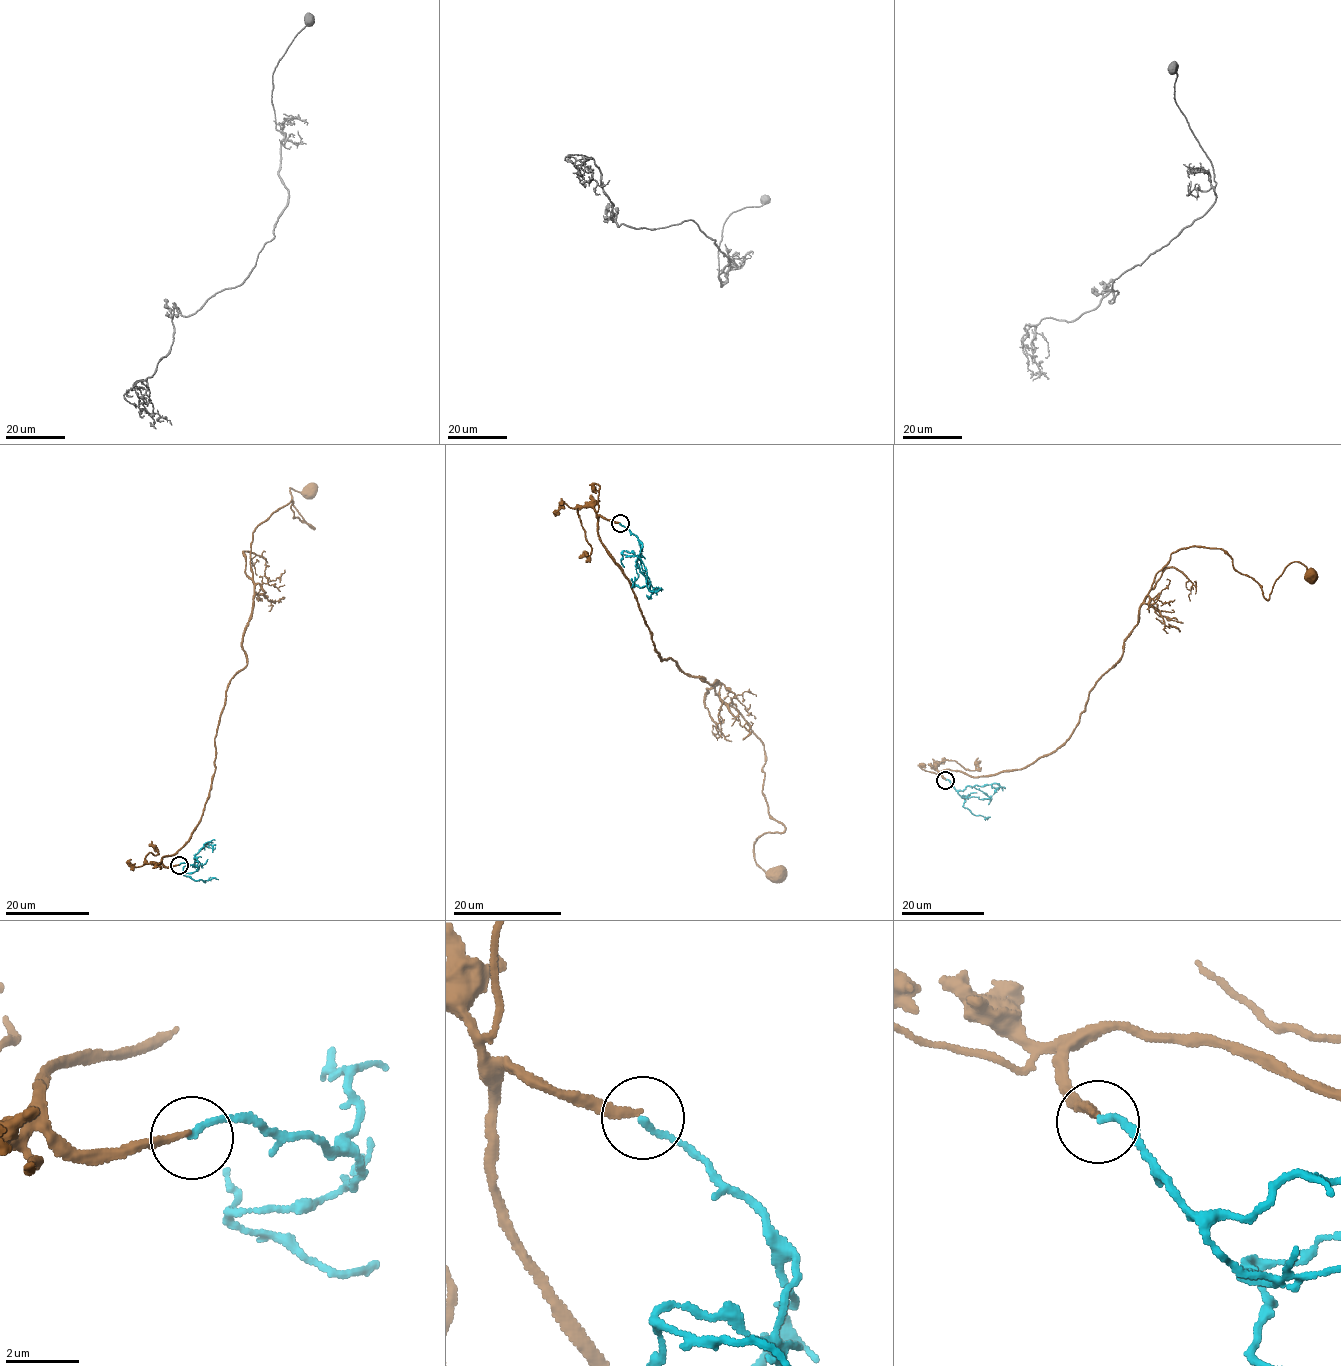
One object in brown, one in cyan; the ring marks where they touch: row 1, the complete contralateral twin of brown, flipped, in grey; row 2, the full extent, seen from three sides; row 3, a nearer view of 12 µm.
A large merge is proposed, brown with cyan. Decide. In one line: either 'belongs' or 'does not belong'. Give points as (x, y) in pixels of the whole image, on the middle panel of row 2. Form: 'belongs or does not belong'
does not belong

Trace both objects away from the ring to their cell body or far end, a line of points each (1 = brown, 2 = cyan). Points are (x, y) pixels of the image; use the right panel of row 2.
1: (945, 779), (948, 769), (1025, 768), (1065, 741), (1174, 552), (1223, 549), (1266, 599), (1292, 562), (1312, 578)
2: (945, 779), (966, 797), (962, 795), (964, 807), (975, 816), (987, 818), (985, 820)

